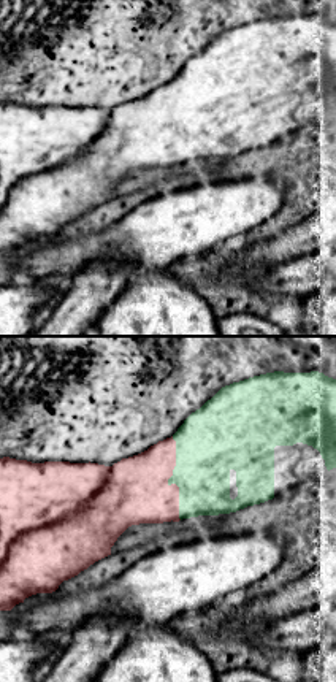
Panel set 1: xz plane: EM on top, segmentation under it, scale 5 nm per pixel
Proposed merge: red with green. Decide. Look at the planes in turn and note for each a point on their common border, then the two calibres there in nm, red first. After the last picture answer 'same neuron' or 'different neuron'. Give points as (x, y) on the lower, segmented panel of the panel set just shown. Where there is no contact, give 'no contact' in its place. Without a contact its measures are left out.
meets red at (167, 481); 340 nm thick on the red side, 300 nm on the other

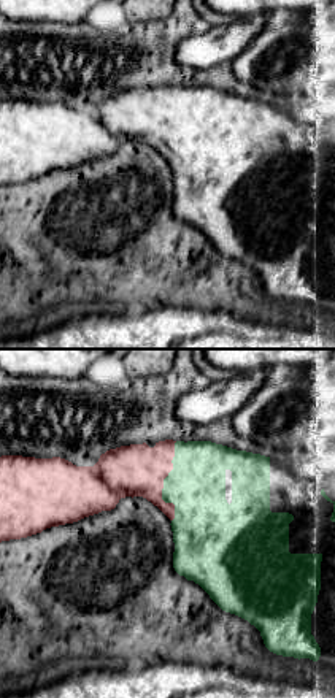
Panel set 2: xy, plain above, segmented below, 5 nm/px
meets red at (162, 484); 260 nm thick on the red side, 300 nm on the other

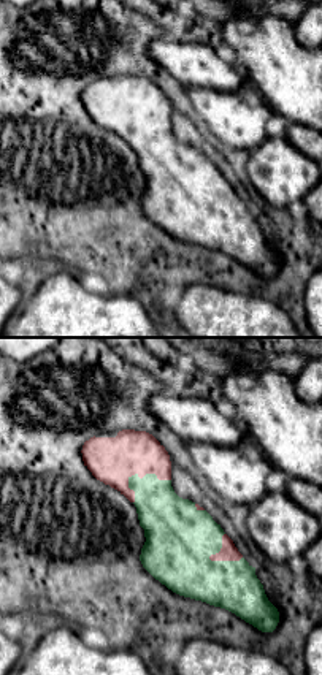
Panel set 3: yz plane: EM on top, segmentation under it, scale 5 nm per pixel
meets red at (145, 474); 240 nm thick on the red side, 260 nm on the other

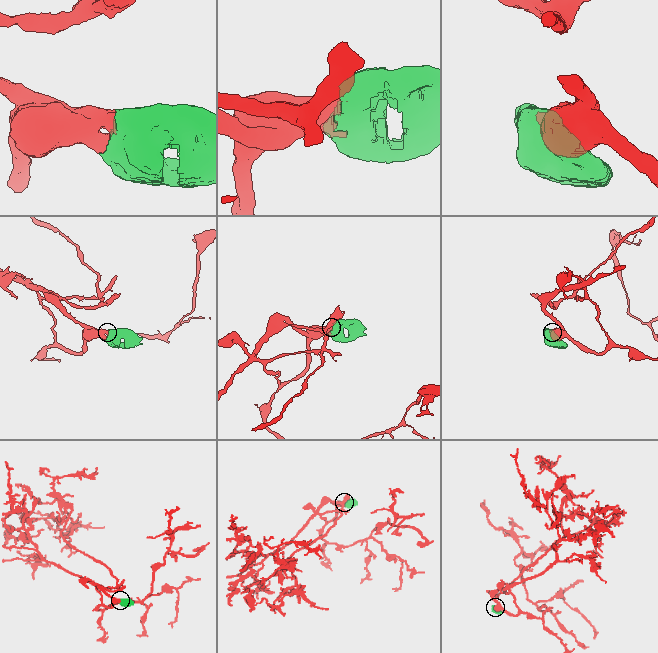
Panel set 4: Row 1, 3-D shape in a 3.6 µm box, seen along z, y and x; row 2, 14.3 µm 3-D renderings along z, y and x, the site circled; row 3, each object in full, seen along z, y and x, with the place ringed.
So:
same neuron

